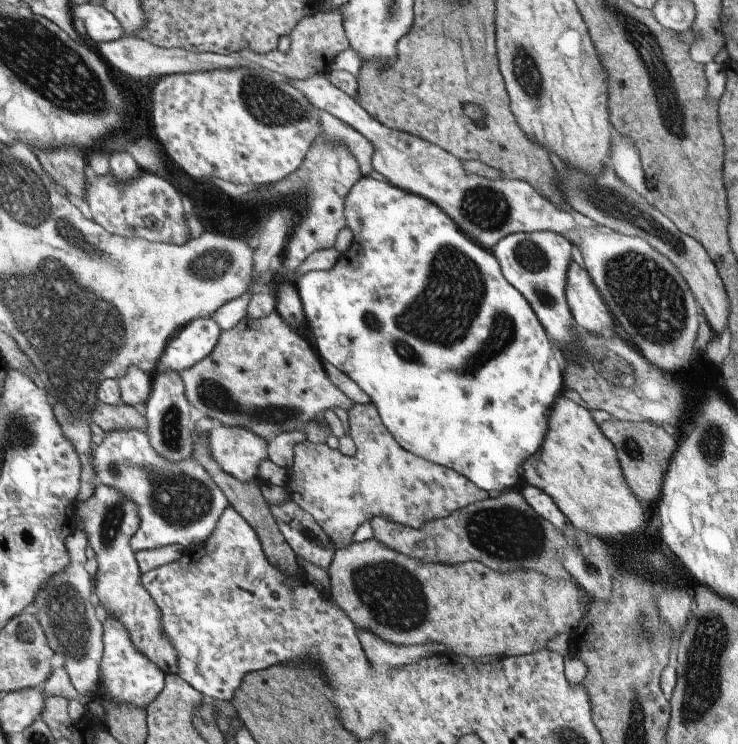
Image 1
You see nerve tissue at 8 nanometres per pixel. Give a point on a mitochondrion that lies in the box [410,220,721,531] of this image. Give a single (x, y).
(650, 299)

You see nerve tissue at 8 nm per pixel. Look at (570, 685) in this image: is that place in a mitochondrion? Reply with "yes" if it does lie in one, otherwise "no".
no

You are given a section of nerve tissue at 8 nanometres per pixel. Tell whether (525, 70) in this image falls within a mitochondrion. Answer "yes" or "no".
yes

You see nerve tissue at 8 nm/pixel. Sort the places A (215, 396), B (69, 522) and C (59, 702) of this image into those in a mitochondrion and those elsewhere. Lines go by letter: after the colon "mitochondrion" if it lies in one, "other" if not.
A: mitochondrion
B: other
C: other

